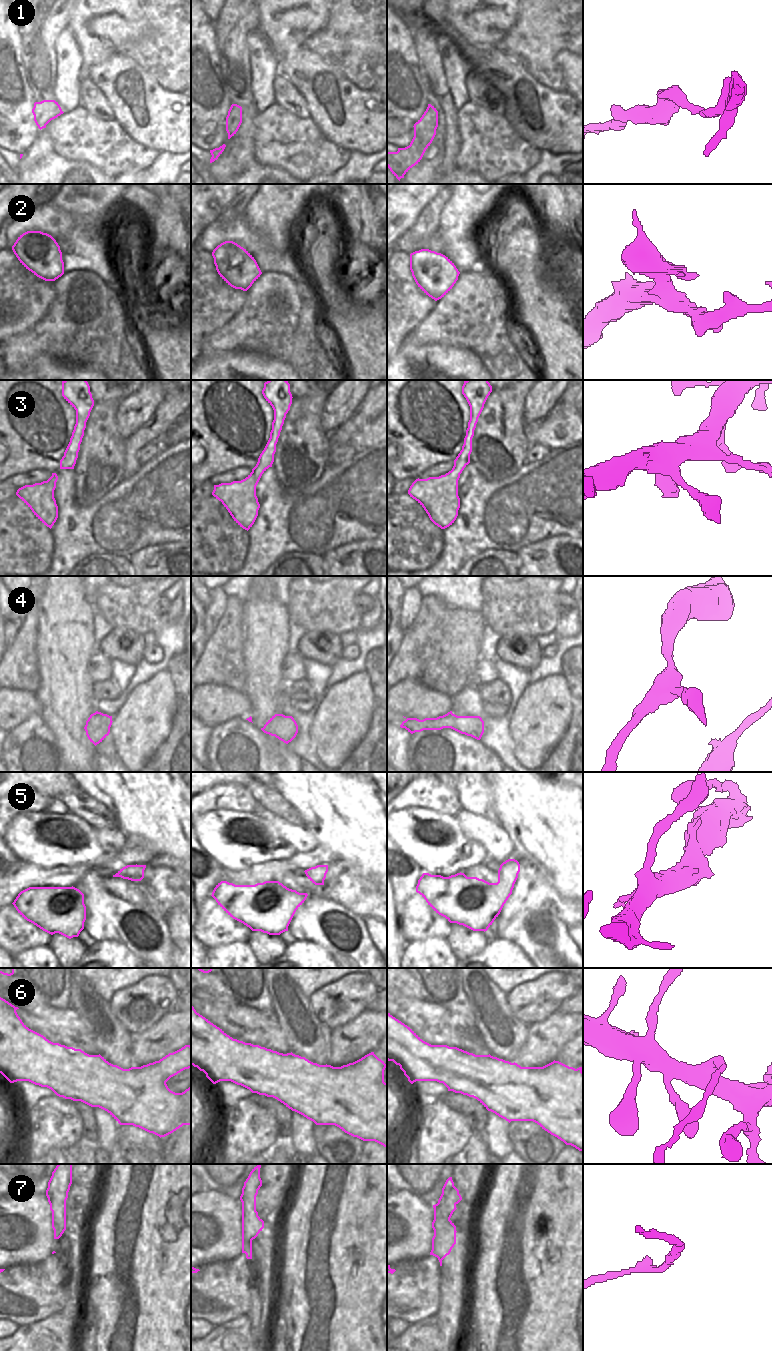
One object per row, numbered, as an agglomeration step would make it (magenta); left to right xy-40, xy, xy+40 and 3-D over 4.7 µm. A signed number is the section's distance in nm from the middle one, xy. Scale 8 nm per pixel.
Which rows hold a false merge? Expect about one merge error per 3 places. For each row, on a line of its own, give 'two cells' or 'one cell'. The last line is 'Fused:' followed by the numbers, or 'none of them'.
1: one cell
2: one cell
3: one cell
4: one cell
5: one cell
6: one cell
7: two cells
Fused: 7

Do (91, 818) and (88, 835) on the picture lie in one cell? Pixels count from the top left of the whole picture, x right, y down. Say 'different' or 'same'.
different

